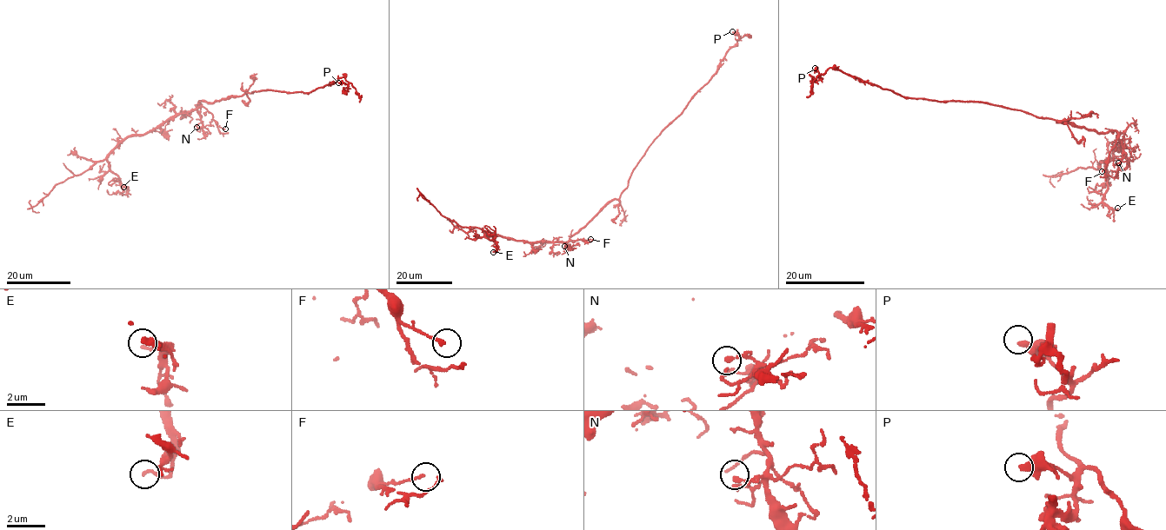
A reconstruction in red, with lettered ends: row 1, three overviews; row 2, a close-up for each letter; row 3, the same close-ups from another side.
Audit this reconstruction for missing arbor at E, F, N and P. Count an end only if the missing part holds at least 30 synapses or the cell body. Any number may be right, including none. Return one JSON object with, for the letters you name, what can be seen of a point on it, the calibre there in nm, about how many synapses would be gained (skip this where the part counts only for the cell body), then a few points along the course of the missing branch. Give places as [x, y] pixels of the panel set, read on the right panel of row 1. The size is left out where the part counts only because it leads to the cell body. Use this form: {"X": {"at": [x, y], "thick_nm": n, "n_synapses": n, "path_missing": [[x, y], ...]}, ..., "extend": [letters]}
{"extend": []}

